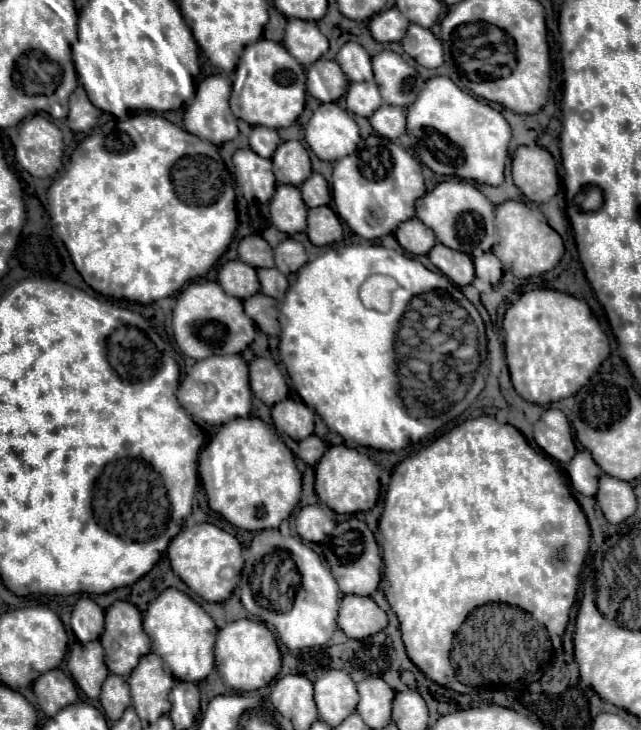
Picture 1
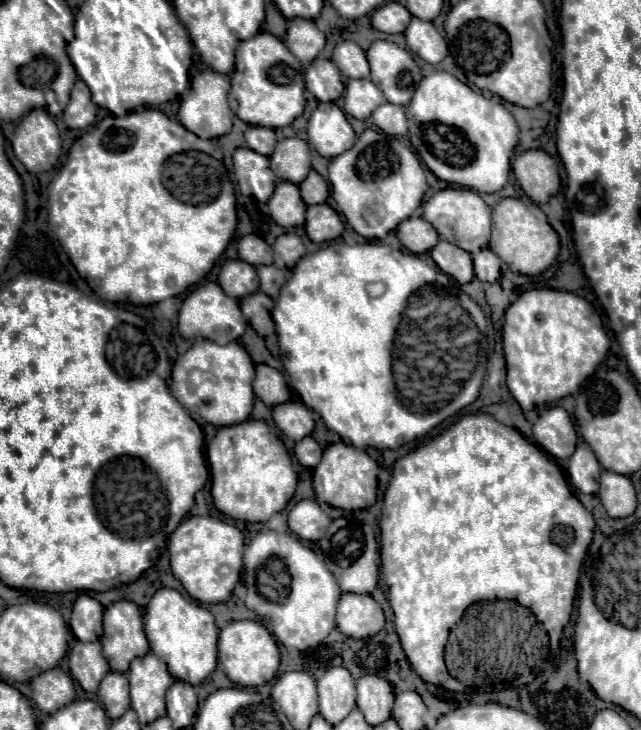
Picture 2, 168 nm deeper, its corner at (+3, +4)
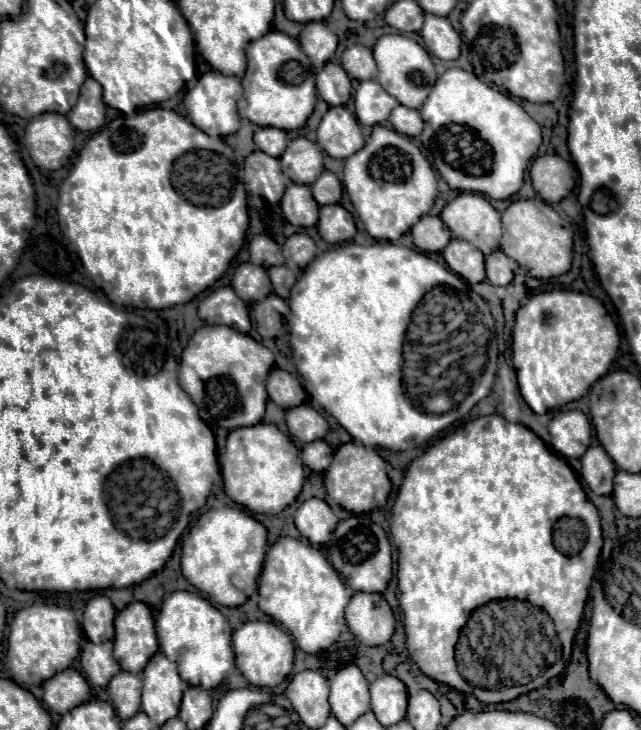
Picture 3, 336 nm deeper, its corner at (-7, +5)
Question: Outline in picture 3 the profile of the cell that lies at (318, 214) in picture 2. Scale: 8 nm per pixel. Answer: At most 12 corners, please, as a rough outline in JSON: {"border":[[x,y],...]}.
{"border":[[342,205],[320,207],[318,233],[326,243],[354,237],[356,225]]}

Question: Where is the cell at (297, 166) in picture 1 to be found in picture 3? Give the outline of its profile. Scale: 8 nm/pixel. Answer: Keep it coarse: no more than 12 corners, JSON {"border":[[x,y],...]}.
{"border":[[304,137],[280,161],[294,183],[310,185],[324,171],[322,151]]}

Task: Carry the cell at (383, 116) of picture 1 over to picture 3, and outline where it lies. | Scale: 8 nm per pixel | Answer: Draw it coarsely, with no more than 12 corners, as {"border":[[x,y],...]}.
{"border":[[392,109],[390,123],[398,133],[416,137],[424,121],[416,109]]}

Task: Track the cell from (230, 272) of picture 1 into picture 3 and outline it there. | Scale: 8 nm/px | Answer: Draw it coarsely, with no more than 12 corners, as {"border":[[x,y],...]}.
{"border":[[242,263],[232,275],[240,299],[260,301],[272,283],[264,267]]}

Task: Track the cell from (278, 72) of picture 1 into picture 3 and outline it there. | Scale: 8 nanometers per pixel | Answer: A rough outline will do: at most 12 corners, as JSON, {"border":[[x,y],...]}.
{"border":[[270,31],[248,45],[240,117],[286,131],[314,111],[312,63]]}

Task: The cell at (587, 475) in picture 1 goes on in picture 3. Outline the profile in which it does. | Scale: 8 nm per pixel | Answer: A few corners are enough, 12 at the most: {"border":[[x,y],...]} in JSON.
{"border":[[602,445],[582,455],[584,483],[596,495],[612,493],[616,467]]}

